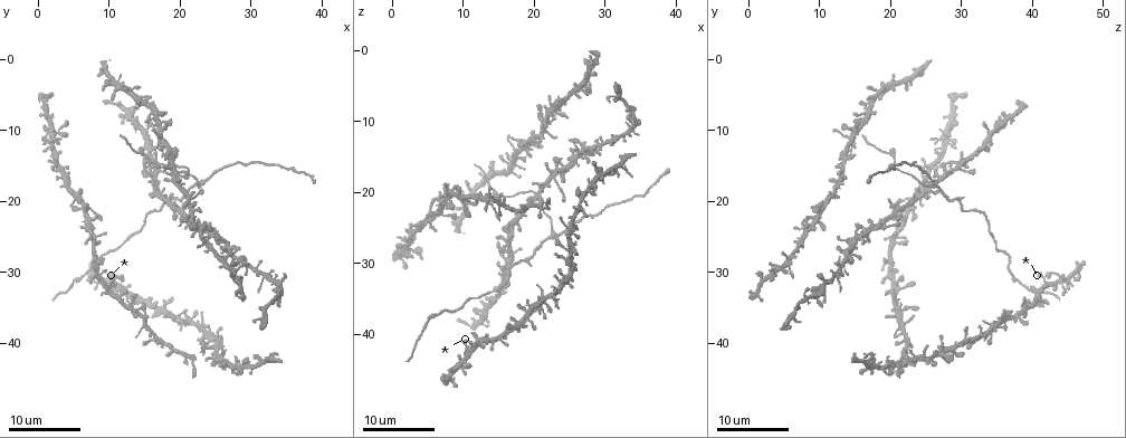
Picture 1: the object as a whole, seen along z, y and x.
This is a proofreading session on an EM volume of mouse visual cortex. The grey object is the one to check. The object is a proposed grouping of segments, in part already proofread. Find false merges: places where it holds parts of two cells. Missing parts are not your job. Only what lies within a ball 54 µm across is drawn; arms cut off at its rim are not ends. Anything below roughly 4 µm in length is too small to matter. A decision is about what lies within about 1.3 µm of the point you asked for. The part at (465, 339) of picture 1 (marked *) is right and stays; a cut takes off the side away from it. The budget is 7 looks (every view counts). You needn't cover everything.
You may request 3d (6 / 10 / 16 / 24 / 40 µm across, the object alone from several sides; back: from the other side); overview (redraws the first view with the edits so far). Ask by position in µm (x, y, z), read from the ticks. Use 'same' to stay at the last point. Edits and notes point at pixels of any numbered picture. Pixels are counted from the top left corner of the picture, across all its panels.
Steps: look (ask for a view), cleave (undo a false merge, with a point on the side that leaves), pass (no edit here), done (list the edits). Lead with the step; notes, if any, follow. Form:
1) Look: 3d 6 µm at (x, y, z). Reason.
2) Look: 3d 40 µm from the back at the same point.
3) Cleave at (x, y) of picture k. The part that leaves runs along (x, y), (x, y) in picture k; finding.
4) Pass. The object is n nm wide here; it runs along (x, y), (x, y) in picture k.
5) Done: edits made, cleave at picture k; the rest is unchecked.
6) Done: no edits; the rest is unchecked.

Look: 3d 24 µm at (26.5, 26.0, 14.0). Four arms meet.

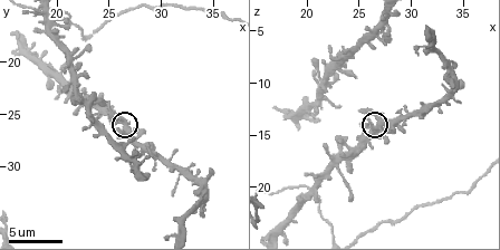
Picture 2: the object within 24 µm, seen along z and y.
Look: 3d 6 µm at the same point.

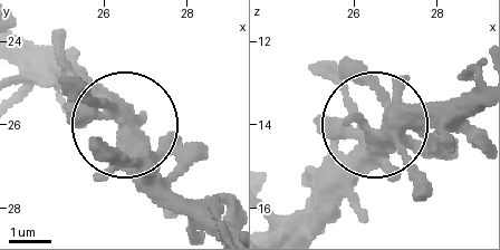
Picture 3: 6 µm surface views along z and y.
Pass. The object is 420 nm wide here; all the same cell.

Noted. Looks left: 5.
Look: 3d 6 µm at (17.0, 19.4, 24.0).

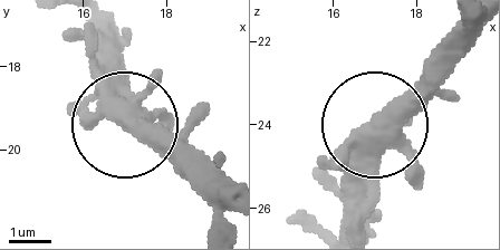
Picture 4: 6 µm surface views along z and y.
Look: 3d 6 µm from the back at (17.00, 19.35, 23.95). Other side.

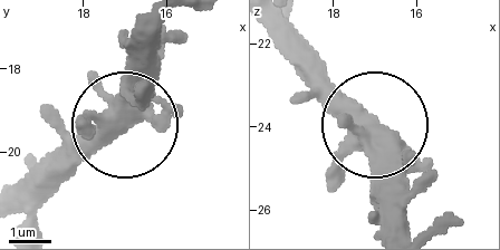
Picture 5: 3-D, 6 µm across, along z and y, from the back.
Pass. 4 arms meet here; one cell here.

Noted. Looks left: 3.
Look: 3d 16 µm at (24.5, 42.0, 24.5).

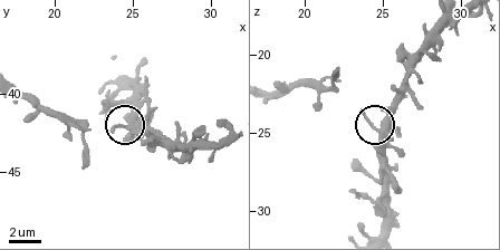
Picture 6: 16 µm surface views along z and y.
Look: 3d 10 µm at the same point.

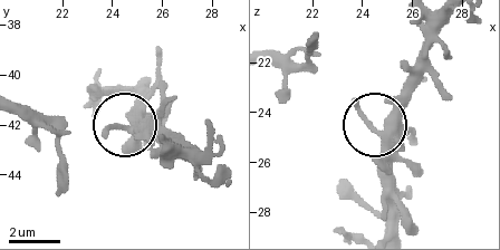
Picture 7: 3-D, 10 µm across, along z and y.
Pass. One cell here.

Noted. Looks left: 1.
Done: no edits; the rest is unchecked.

